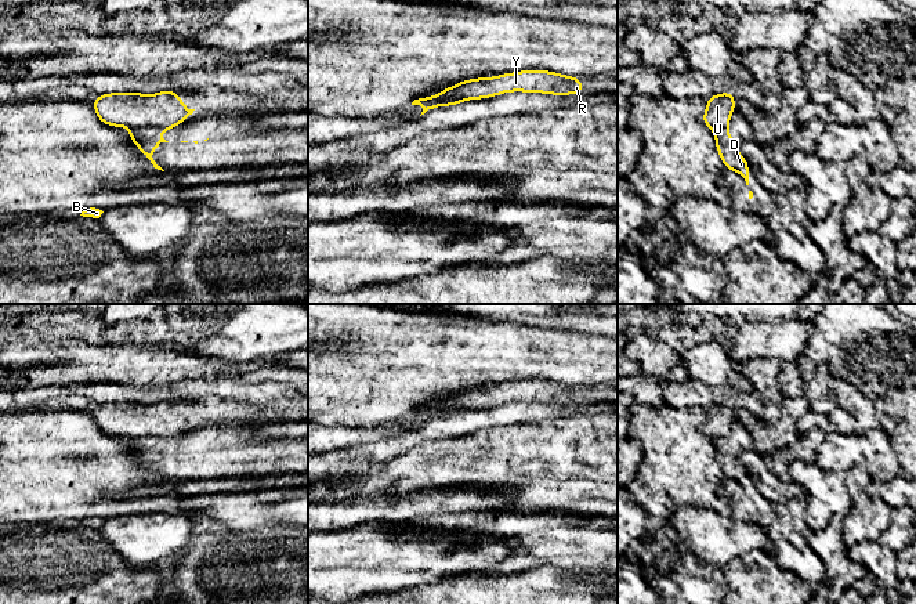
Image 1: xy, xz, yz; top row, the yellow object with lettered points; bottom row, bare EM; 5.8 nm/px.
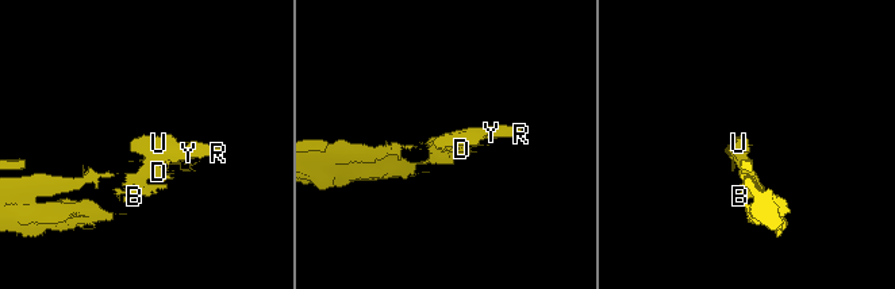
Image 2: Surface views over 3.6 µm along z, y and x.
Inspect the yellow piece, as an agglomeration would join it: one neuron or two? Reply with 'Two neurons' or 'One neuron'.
Two neurons

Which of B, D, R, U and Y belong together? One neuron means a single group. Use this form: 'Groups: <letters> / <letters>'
Groups: B D / R U Y

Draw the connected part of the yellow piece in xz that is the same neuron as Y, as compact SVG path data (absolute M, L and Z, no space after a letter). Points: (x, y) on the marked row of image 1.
M519 70L503 73L492 77L475 77L461 80L432 97L414 100L412 105L420 105L423 109L435 104L437 106L450 106L456 95L468 100L481 100L500 95L503 93L542 93L553 95L571 95L583 93L584 87L580 77L566 76L550 70Z

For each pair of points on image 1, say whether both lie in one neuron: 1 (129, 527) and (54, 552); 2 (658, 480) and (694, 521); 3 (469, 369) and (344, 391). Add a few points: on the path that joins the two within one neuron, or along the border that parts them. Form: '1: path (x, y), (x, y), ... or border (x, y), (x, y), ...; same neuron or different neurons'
1: border (98, 528), (102, 538), (123, 560); different neurons
2: border (713, 510), (679, 506), (665, 518); different neurons
3: path (438, 369), (375, 371); same neuron

